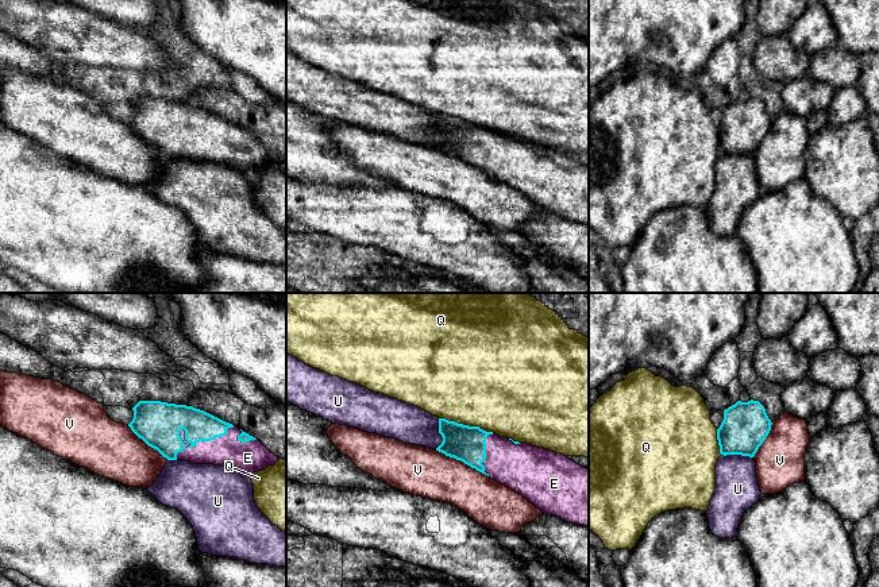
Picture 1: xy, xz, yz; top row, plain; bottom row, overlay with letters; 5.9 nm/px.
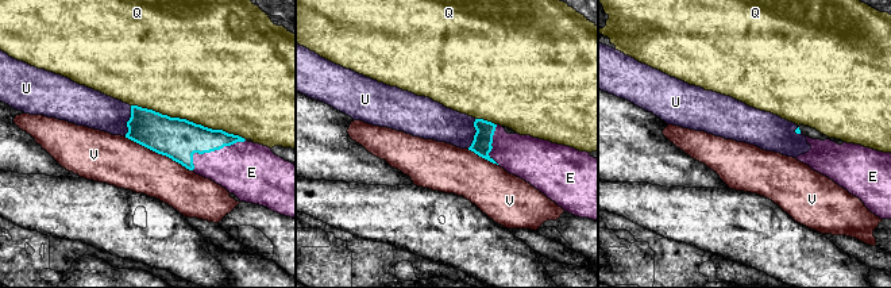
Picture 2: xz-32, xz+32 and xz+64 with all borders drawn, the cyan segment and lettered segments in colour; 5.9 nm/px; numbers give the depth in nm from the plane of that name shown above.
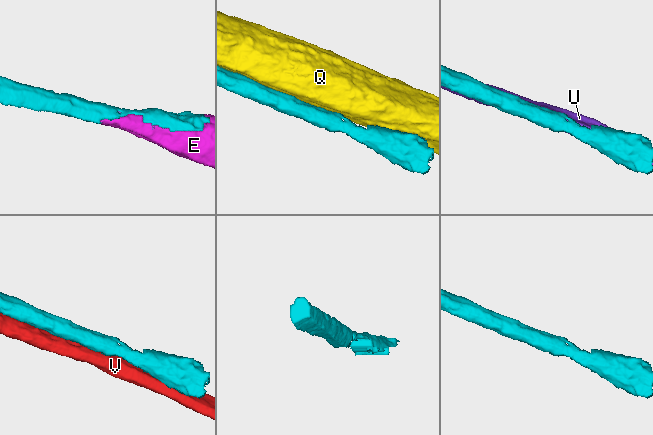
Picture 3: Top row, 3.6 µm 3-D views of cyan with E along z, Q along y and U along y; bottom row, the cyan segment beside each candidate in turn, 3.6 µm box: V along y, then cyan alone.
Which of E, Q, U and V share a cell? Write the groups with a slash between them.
E / Q / U / V

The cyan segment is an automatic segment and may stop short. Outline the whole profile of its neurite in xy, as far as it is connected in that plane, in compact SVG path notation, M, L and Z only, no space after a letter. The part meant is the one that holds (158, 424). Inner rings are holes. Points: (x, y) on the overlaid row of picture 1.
M139 401L131 430L167 460L232 467L252 475L278 462L259 440L204 410Z

